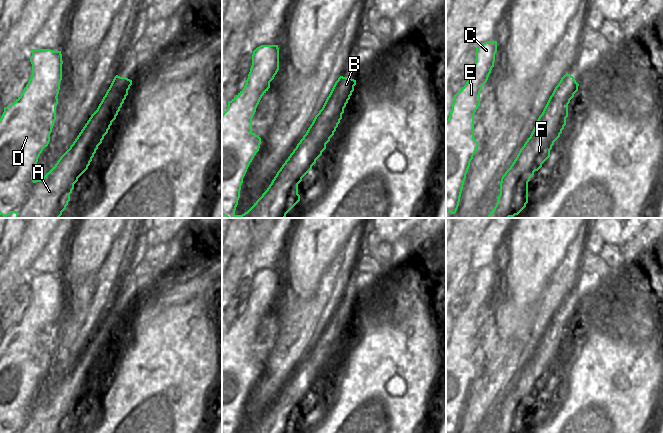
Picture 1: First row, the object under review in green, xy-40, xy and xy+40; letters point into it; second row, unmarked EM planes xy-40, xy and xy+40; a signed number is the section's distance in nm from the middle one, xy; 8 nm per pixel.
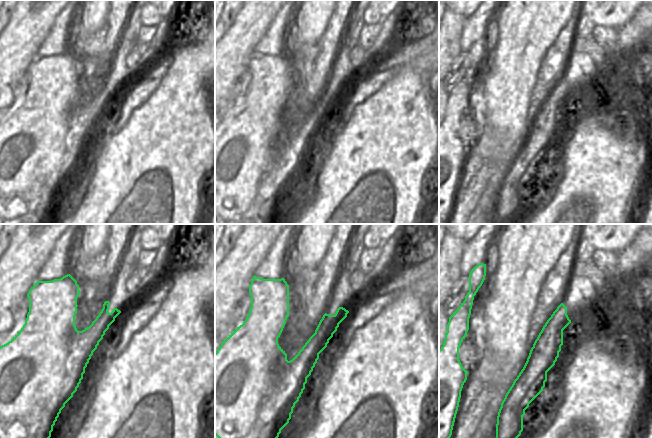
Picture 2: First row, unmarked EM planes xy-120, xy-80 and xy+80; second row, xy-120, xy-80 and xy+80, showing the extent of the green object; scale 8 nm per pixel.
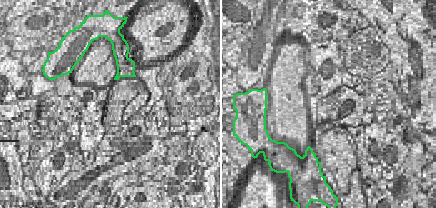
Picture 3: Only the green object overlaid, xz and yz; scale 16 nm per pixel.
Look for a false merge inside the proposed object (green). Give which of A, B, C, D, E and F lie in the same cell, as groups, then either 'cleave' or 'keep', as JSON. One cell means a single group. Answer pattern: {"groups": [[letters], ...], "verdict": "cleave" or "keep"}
{"groups": [["A", "C", "D", "E"], ["B", "F"]], "verdict": "cleave"}

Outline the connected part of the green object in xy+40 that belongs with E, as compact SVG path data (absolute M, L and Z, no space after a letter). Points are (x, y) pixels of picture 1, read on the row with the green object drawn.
M497 41L476 47L476 62L466 84L454 95L446 121L446 211L455 214L479 143L474 138L474 114L480 106L480 92L494 67Z

